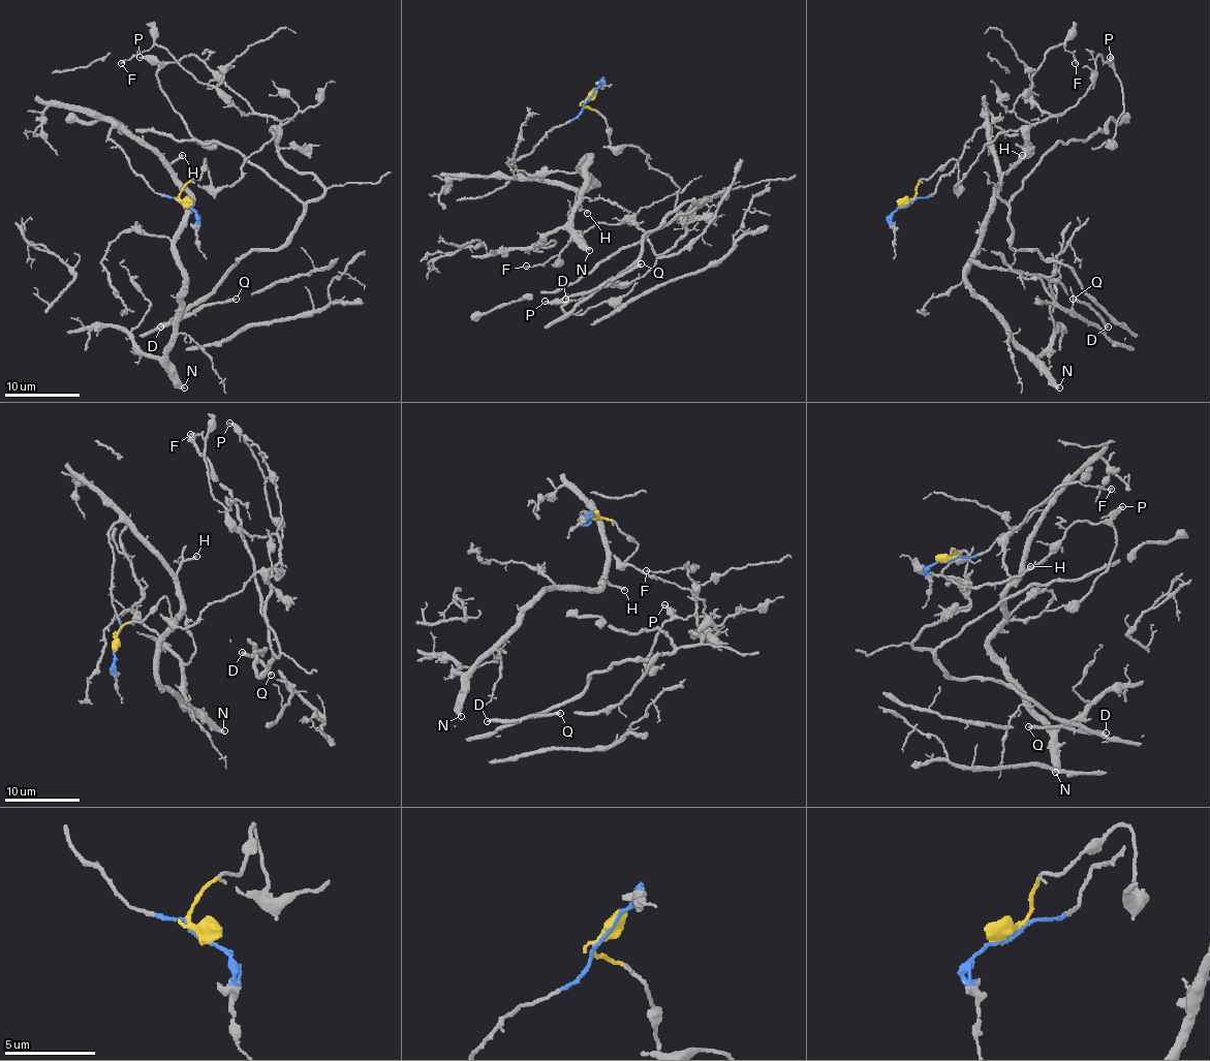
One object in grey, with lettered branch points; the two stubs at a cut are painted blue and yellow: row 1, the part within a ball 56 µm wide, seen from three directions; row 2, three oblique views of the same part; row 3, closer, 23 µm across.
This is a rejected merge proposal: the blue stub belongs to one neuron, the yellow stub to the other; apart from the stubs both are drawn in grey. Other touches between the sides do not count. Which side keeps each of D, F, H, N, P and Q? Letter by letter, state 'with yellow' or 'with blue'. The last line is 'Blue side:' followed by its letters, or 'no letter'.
D: with yellow
F: with yellow
H: with blue
N: with blue
P: with yellow
Q: with yellow
Blue side: H, N

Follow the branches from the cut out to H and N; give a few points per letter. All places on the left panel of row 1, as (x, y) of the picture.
H: (183, 205), (177, 197), (158, 193), (130, 165), (110, 130), (128, 130), (172, 174), (169, 165), (183, 154)
N: (183, 205), (130, 165), (112, 128), (151, 149), (190, 199), (167, 354), (184, 387)

